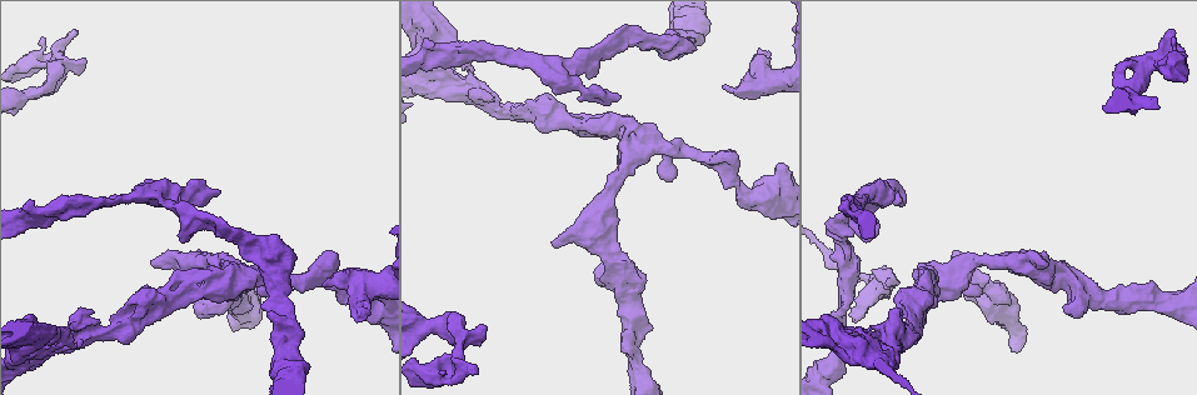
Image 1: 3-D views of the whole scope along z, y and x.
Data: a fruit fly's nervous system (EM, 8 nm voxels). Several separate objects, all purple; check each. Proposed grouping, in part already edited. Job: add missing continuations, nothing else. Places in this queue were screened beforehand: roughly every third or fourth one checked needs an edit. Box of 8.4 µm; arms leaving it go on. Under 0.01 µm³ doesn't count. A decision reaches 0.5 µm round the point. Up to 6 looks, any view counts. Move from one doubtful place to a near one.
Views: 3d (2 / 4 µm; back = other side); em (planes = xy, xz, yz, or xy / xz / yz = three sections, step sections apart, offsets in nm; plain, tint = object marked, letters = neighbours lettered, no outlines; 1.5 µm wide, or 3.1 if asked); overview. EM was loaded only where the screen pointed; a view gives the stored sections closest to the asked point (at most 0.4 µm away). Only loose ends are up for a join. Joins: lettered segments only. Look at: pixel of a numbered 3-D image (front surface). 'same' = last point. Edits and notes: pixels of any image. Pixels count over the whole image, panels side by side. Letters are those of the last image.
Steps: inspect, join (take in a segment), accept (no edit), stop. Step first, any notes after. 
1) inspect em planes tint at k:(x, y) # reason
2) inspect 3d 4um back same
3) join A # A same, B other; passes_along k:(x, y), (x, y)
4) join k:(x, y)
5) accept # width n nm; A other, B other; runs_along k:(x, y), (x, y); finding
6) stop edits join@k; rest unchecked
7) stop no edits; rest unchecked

inspect 3d 4um at 1:(827, 220) # an open end

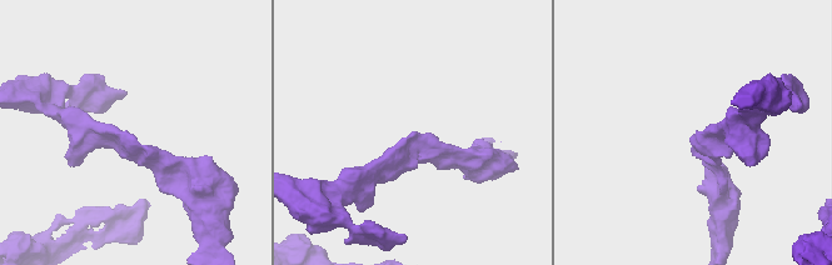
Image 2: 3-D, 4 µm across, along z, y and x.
inspect em planes letters at 2:(696, 134) # arm_widths 180, 180 nm; shape alone is not enough

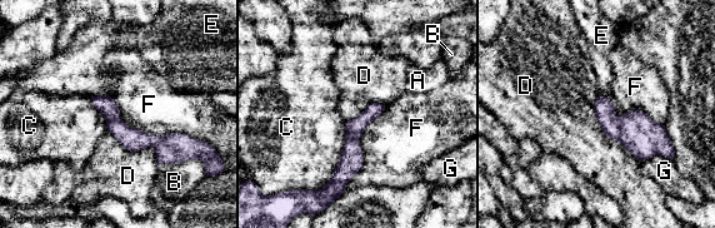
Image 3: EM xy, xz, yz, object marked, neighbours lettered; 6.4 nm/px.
accept # width 120 nm; longest_contact F 650 nm; A other, B other, C other, D other, E other, F other, G other; none of them fits

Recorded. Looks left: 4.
inspect em yz step 8 letters at 1:(854, 322)

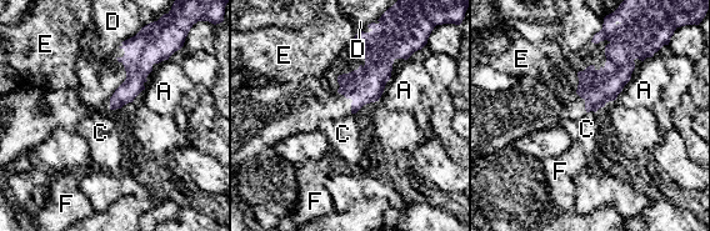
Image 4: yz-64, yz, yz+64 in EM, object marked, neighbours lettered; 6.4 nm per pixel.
accept # A other, C other, D other, E other, F other; border 4:(595, 111), (586, 113); none of them fits

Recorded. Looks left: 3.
inspect em xz step 4 letters at 1:(266, 294) # an open end

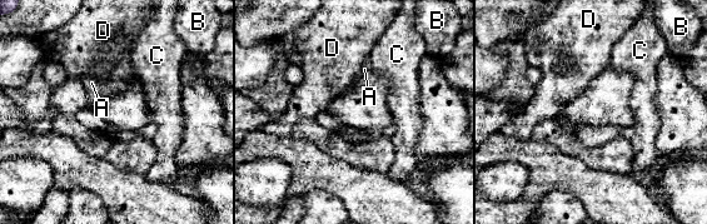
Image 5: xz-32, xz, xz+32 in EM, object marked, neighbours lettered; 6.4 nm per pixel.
inspect em planes letters same # cut it another way

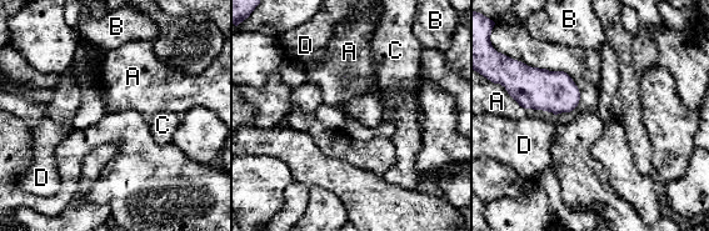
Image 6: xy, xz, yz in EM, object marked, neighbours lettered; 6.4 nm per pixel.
accept # A other, B other, C other, D other; border 6:(472, 69), (522, 106), (554, 115); none of them fits

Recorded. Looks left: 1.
stop no edits; rest unchecked

